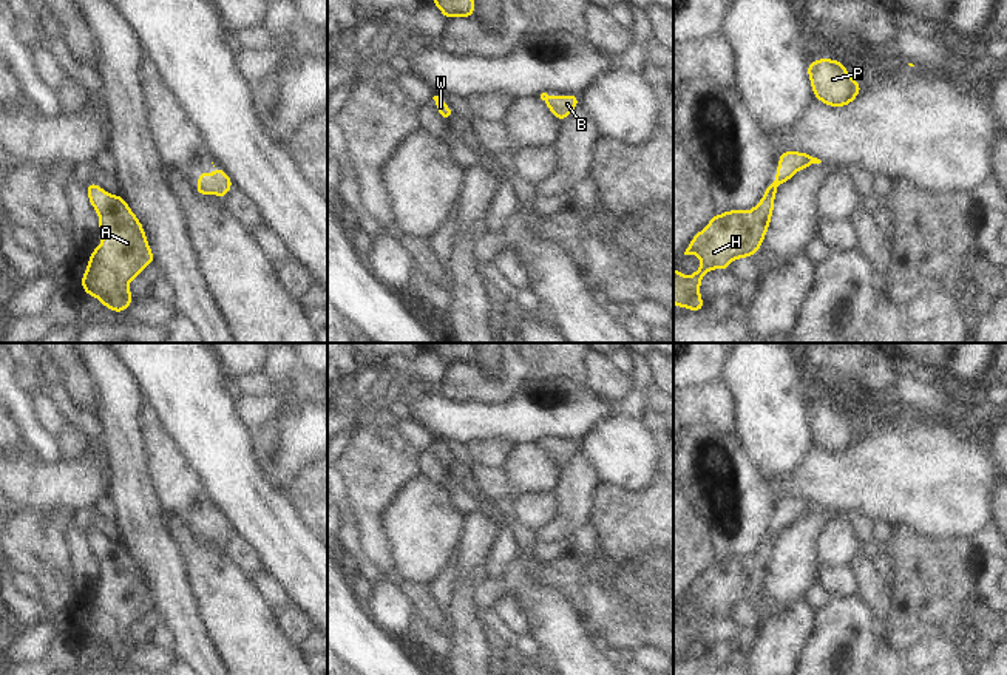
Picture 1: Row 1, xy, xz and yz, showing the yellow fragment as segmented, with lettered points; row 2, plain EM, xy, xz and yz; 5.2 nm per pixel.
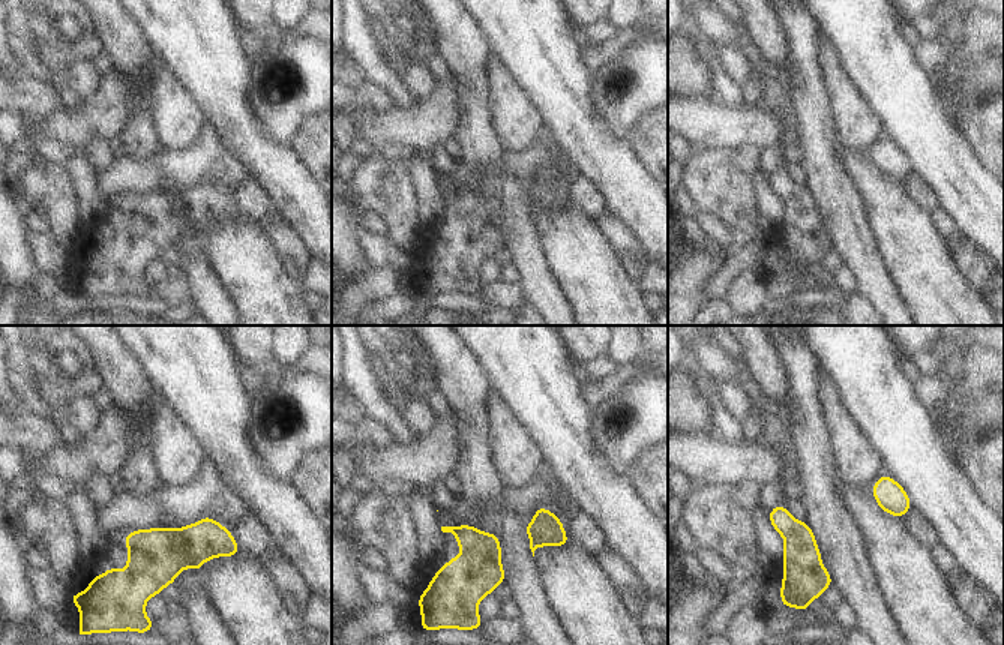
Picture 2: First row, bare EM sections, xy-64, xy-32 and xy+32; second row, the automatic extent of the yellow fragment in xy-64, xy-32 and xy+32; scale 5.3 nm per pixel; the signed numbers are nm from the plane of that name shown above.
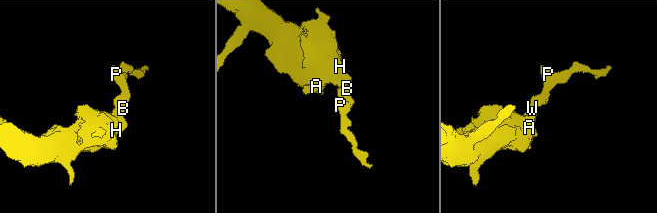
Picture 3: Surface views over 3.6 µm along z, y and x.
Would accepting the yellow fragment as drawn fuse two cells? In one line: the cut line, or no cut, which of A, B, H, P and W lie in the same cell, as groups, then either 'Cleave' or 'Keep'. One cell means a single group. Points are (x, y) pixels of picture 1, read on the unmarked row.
No split. Groups: A B H P W. Keep

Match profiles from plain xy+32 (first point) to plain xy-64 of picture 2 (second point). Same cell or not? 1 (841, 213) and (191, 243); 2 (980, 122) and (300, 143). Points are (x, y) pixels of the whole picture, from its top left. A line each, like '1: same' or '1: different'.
1: same
2: same

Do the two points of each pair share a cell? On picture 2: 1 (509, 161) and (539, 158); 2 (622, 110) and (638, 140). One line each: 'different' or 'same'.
1: same
2: different

